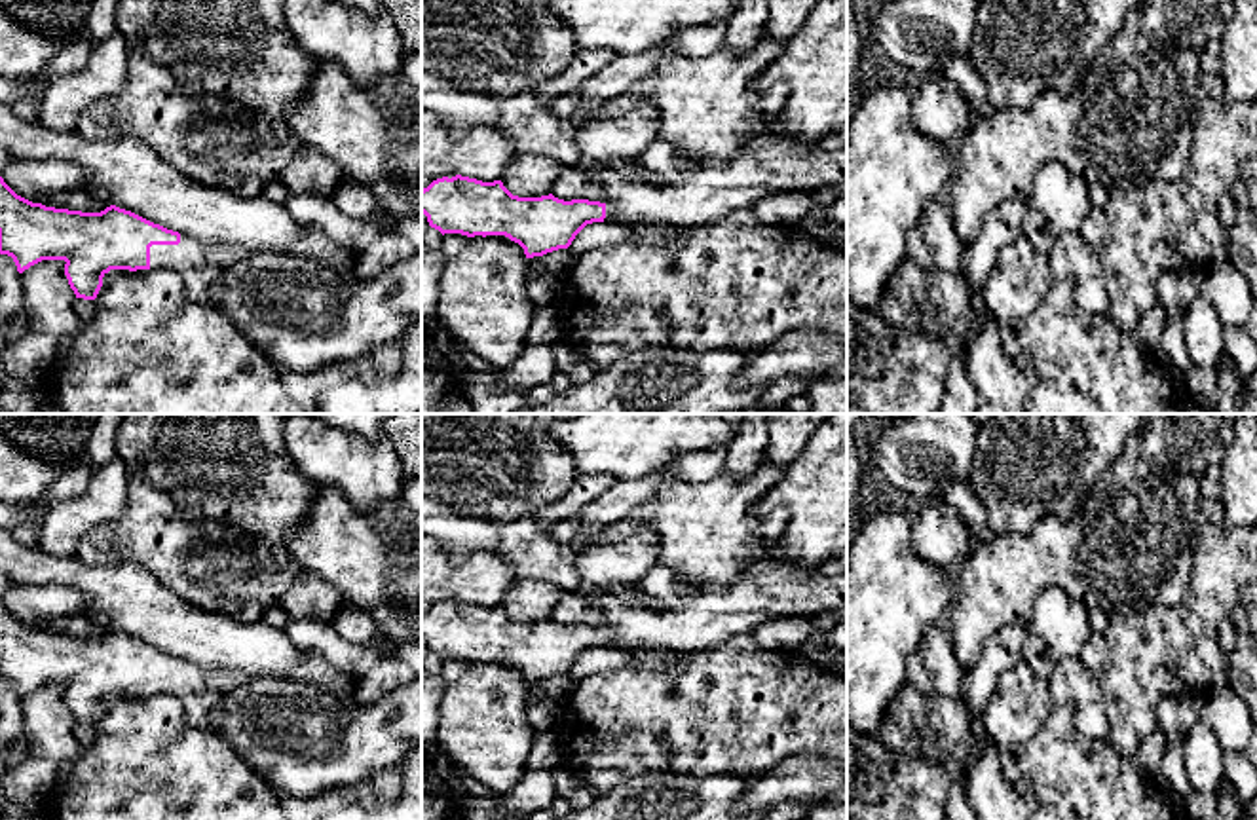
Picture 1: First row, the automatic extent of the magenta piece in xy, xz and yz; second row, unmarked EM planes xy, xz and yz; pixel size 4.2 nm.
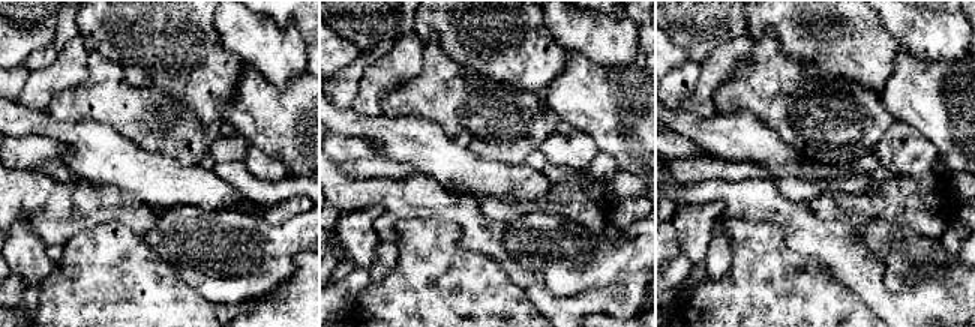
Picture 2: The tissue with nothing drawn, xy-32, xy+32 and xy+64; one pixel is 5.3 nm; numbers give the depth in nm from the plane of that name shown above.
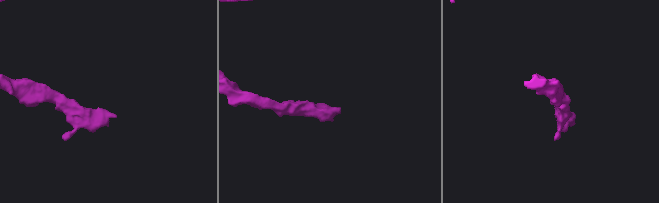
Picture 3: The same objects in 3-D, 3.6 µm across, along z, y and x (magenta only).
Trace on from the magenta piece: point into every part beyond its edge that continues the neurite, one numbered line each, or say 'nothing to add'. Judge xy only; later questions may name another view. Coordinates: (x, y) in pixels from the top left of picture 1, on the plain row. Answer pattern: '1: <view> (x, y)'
1: xy (188, 684)

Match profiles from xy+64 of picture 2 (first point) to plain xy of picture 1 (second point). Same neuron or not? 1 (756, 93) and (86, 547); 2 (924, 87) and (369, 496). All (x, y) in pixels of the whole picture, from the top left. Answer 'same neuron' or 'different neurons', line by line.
1: same neuron
2: different neurons

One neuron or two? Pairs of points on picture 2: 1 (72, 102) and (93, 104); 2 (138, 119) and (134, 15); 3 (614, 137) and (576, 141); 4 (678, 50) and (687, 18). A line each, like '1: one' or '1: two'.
1: one
2: two
3: two
4: two

